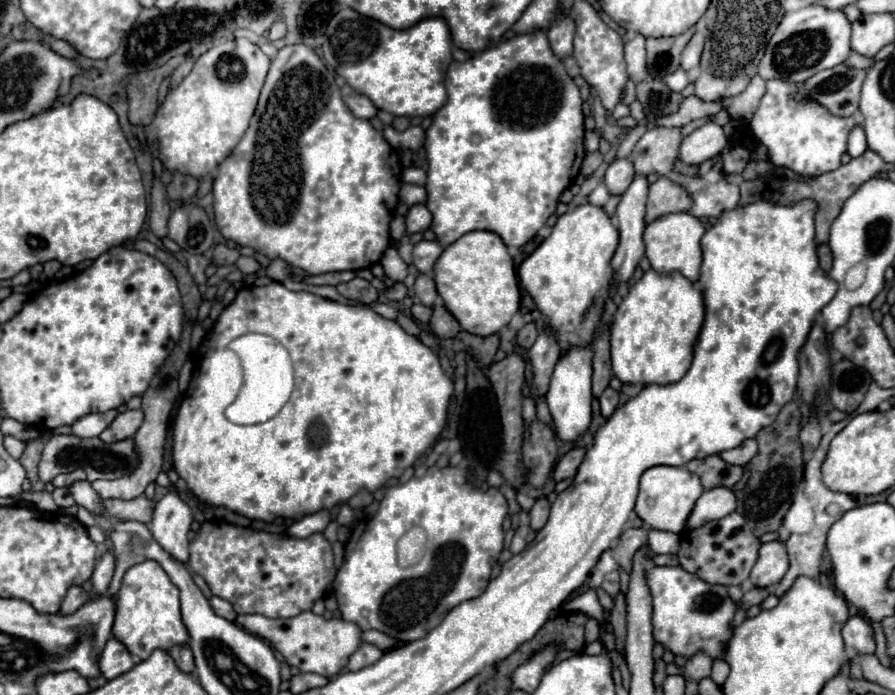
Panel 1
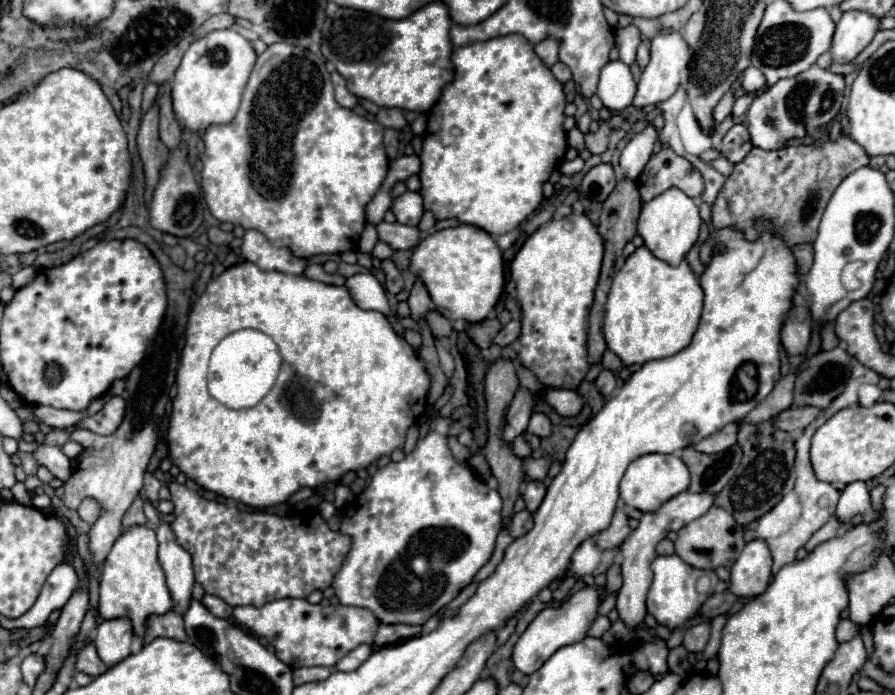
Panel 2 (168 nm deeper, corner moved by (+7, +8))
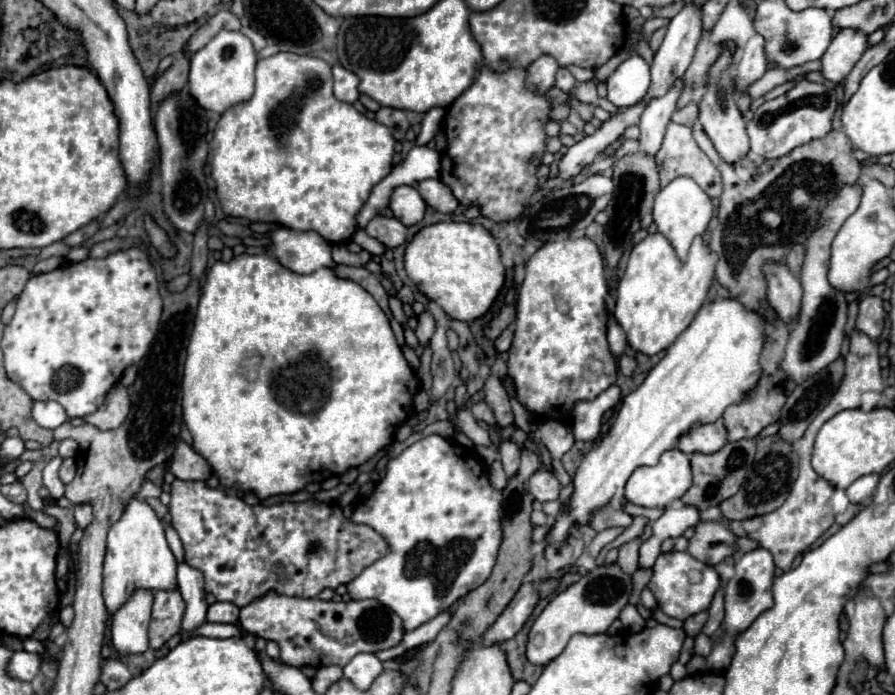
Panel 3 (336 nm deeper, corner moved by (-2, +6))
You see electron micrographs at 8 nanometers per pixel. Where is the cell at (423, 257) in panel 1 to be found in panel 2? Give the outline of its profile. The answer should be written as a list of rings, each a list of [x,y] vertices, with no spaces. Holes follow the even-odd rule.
[[[399,222],[377,224],[379,240],[389,244],[393,250],[407,250],[419,244],[419,230],[415,226],[405,226]]]

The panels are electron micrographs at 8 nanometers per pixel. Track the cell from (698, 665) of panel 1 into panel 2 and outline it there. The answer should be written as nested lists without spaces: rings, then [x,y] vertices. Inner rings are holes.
[[[701,622],[701,624],[695,624],[691,626],[687,632],[685,632],[685,638],[683,638],[683,646],[689,650],[689,652],[703,652],[707,640],[709,640],[709,628],[711,624],[709,622]]]

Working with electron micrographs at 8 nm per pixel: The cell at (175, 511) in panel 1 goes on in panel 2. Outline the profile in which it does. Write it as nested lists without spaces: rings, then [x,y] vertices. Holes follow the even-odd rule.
[[[161,524],[157,528],[157,540],[159,540],[159,562],[165,570],[169,592],[173,596],[177,610],[185,614],[185,608],[189,608],[191,590],[195,584],[191,556],[177,544],[169,524]]]

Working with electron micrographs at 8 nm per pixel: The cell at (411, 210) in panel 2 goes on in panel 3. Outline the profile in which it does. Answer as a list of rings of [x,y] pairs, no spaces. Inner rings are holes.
[[[400,186],[390,198],[390,210],[394,212],[394,218],[398,218],[404,226],[414,226],[422,222],[426,204],[416,188]]]

